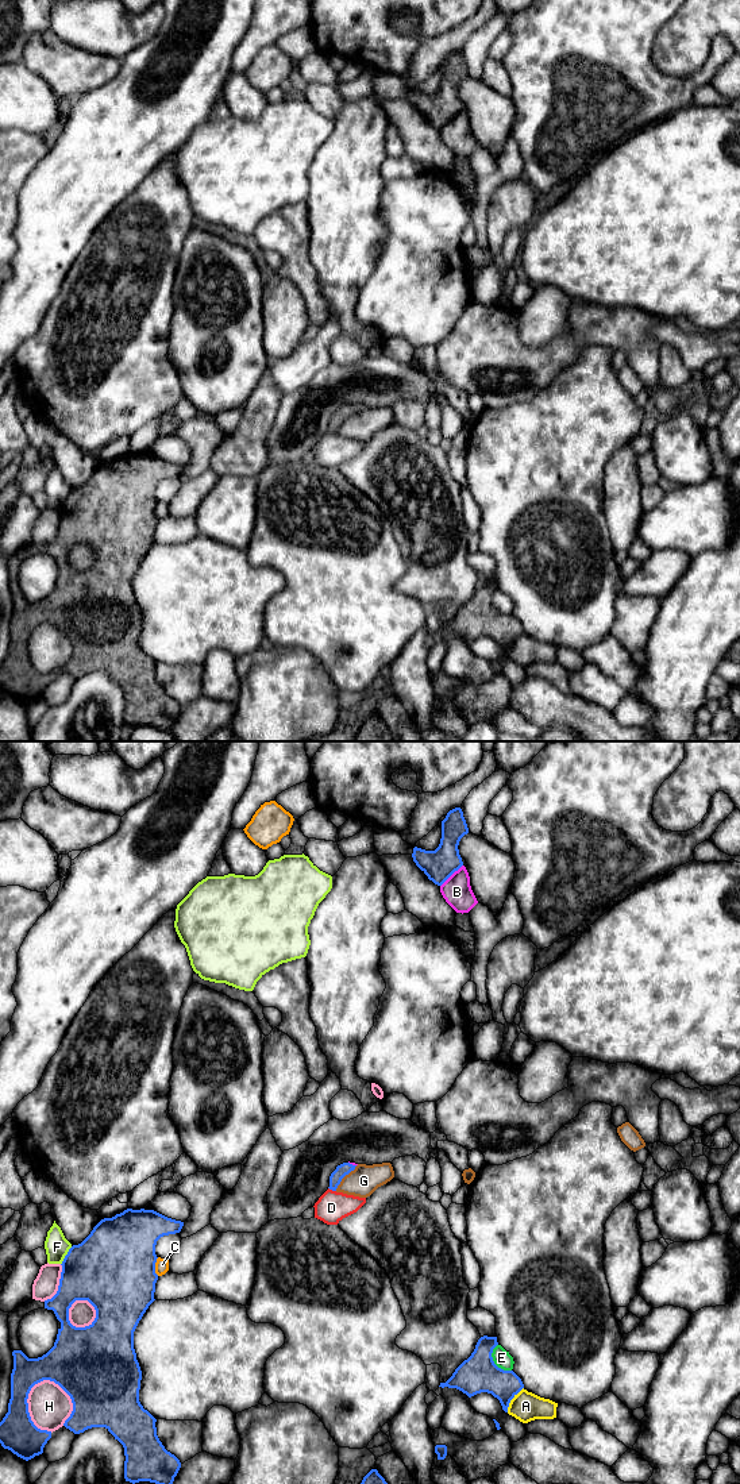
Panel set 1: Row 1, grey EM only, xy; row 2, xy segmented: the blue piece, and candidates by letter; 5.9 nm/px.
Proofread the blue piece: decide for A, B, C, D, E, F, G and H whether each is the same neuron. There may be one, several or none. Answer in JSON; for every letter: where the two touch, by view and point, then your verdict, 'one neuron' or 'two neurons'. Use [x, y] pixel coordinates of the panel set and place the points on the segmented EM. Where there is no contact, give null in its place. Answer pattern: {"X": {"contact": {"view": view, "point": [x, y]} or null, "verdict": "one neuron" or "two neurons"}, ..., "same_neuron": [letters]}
{"A": {"contact": {"view": "xy", "point": [512, 1398]}, "verdict": "two neurons"}, "B": {"contact": {"view": "xy", "point": [451, 874]}, "verdict": "one neuron"}, "C": {"contact": {"view": "xy", "point": [154, 1267]}, "verdict": "two neurons"}, "D": {"contact": {"view": "xy", "point": [332, 1190]}, "verdict": "two neurons"}, "E": {"contact": {"view": "xy", "point": [493, 1361]}, "verdict": "two neurons"}, "F": {"contact": {"view": "xy", "point": [65, 1256]}, "verdict": "two neurons"}, "G": {"contact": {"view": "xy", "point": [343, 1176]}, "verdict": "two neurons"}, "H": {"contact": {"view": "xy", "point": [27, 1409]}, "verdict": "two neurons"}, "same_neuron": ["B"]}

